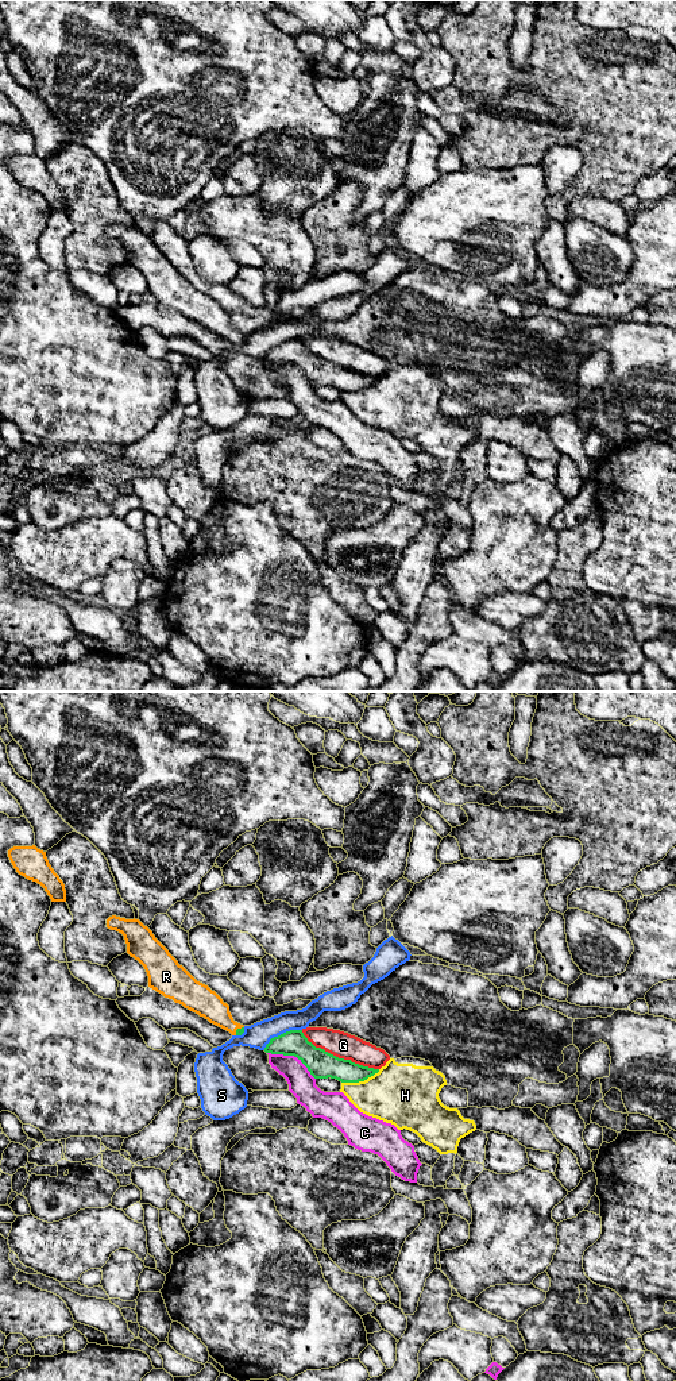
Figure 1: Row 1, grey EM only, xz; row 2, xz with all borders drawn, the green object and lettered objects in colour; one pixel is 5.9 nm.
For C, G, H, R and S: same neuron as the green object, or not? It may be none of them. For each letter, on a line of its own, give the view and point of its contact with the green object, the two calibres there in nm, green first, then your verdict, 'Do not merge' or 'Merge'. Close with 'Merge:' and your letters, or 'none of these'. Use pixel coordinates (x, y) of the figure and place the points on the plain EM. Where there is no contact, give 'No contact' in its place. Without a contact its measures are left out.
C: Touches green at xz (293, 363). Thickness 160 nm (green) against 160 nm. Do not merge
G: Touches green at xz (338, 366). Thickness 160 nm (green) against 160 nm. Do not merge
H: Touches green at xz (360, 389). Thickness 160 nm (green) against 360 nm. Do not merge
R: Touches green at xz (238, 338). Thickness 50 nm (green) against 170 nm. Merge
S: Touches green at xz (281, 343). Thickness 150 nm (green) against 150 nm. Do not merge
Merge: R

